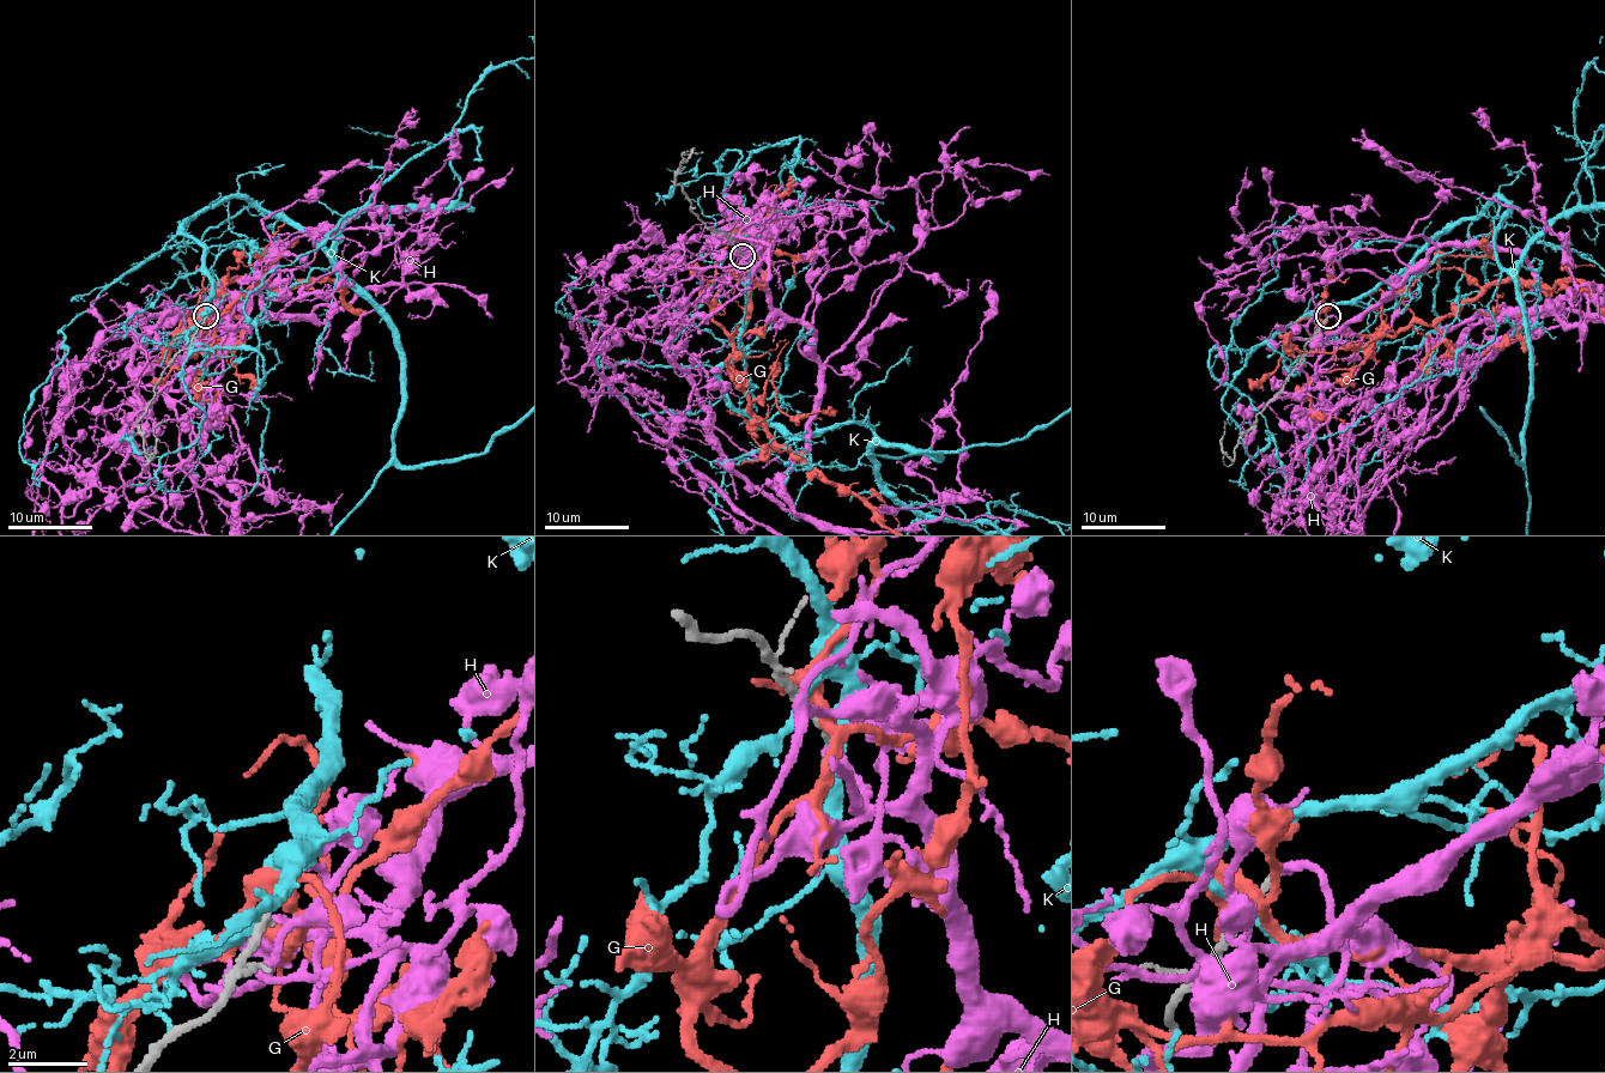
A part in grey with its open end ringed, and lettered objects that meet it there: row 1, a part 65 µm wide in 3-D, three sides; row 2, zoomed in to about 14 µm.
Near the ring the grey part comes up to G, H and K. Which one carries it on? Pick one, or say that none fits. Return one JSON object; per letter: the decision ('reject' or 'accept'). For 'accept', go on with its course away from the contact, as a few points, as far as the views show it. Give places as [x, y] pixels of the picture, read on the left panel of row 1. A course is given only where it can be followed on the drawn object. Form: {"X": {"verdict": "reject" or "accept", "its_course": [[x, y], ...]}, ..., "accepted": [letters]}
{"G": {"verdict": "reject"}, "H": {"verdict": "accept"}, "K": {"verdict": "reject"}, "accepted": ["H"]}

